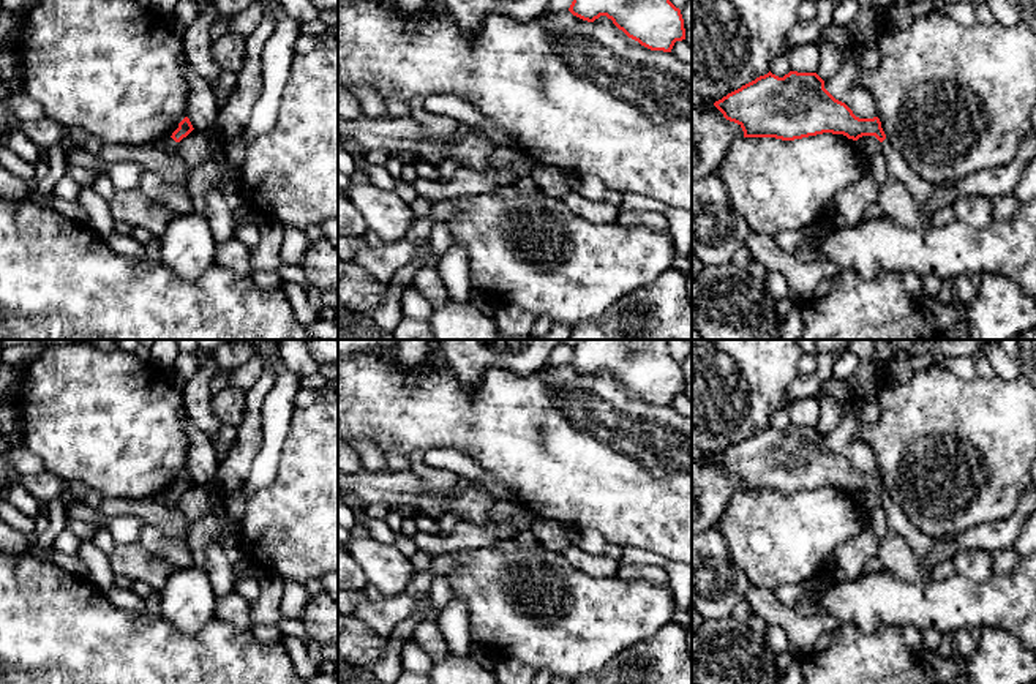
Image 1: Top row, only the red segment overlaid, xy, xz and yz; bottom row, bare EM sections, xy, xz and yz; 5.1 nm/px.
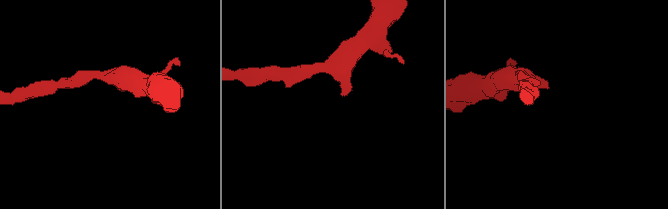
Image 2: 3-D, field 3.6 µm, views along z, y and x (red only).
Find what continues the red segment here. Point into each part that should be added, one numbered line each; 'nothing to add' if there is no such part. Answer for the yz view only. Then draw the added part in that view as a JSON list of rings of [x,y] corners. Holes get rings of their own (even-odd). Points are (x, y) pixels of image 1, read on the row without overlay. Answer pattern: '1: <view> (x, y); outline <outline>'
1: yz (899, 525); outline [[[884,493],[881,496],[881,507],[886,512],[888,529],[892,536],[903,539],[914,553],[916,561],[924,569],[930,550],[938,540],[954,542],[962,532],[946,534],[943,537],[925,536],[905,517],[903,510]]]

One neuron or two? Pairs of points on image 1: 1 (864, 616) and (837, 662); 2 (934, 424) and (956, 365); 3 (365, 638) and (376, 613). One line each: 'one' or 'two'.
1: two
2: two
3: two

